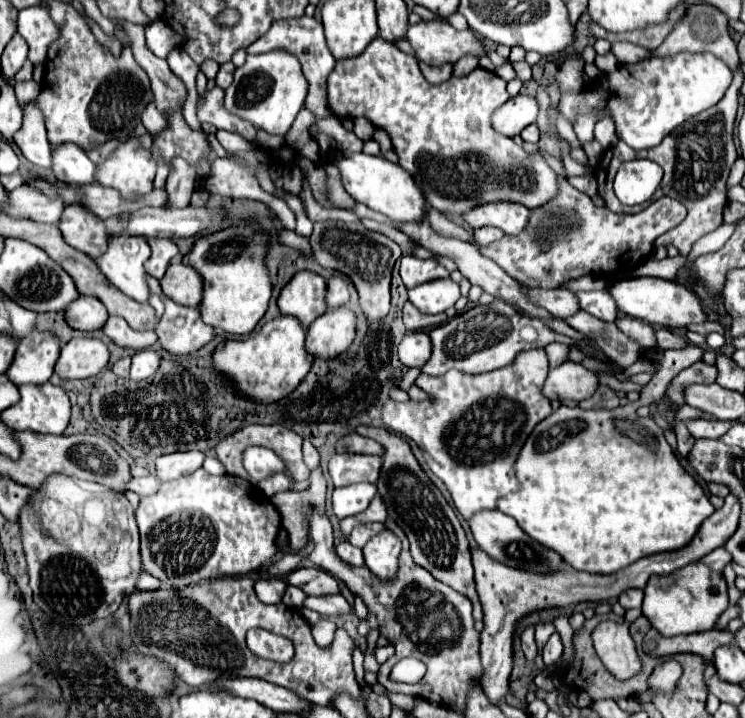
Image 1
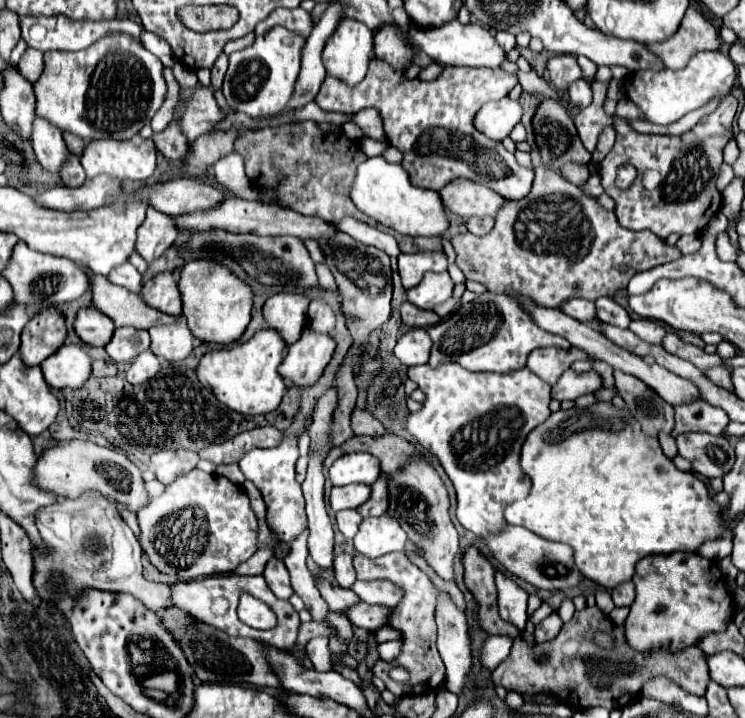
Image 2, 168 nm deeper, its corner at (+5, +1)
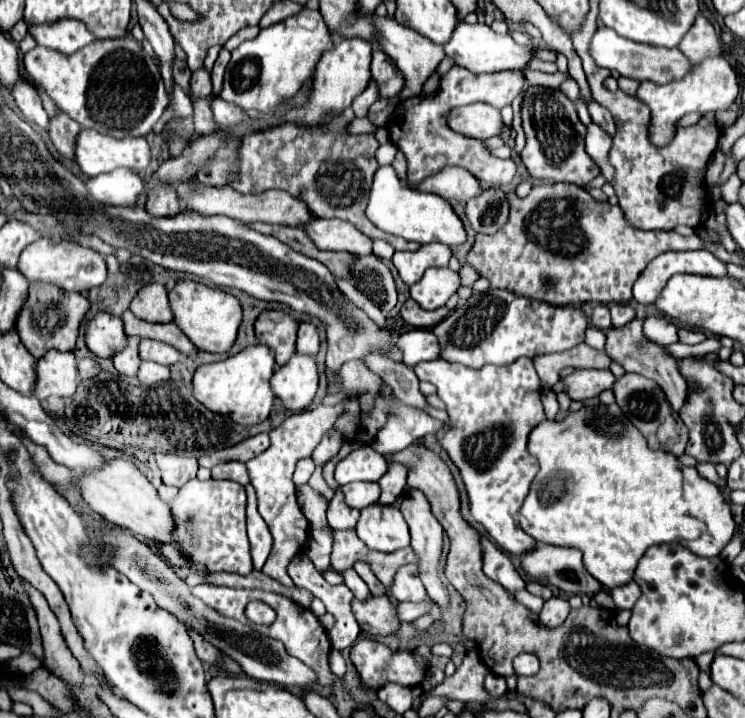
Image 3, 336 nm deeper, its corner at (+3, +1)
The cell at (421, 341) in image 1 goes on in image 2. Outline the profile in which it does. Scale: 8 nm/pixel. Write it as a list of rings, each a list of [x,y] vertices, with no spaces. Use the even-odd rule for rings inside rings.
[[[412,328],[398,338],[398,344],[394,348],[394,356],[406,366],[428,364],[430,346],[432,346],[432,342],[430,342],[430,336],[426,334],[426,330]]]

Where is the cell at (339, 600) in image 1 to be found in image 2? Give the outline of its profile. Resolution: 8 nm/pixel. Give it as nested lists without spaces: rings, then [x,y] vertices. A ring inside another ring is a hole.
[[[358,602],[358,604],[350,606],[350,608],[346,608],[342,614],[354,626],[376,632],[380,626],[384,626],[384,620],[388,620],[388,612],[392,612],[392,610],[384,608],[384,606],[370,606],[366,602]]]

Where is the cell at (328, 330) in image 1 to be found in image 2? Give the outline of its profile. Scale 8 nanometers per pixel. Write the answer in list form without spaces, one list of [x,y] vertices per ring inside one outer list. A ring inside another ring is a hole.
[[[304,330],[300,340],[296,340],[288,348],[284,364],[280,366],[280,374],[290,384],[312,386],[328,366],[334,354],[334,348],[336,348],[336,342],[330,334]]]

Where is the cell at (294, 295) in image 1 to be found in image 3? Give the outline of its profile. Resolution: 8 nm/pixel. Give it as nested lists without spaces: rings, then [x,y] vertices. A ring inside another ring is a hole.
[[[268,310],[254,322],[254,334],[258,344],[264,344],[274,354],[278,366],[284,366],[296,348],[298,322],[282,310]]]

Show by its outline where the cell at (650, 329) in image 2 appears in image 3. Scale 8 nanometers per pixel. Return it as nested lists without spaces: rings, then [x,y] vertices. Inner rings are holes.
[[[664,316],[646,318],[644,334],[648,336],[648,340],[654,340],[656,344],[662,344],[662,346],[670,346],[670,344],[678,342],[678,326],[672,324]]]

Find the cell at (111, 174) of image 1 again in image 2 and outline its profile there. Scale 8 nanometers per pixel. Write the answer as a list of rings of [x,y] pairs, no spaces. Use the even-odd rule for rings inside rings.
[[[132,136],[128,140],[114,140],[114,138],[106,138],[106,140],[92,140],[86,144],[86,150],[80,158],[88,178],[100,176],[100,174],[108,174],[116,180],[136,180],[136,182],[144,182],[148,180],[154,170],[156,170],[156,148],[154,142],[148,138],[144,140],[142,136]]]

